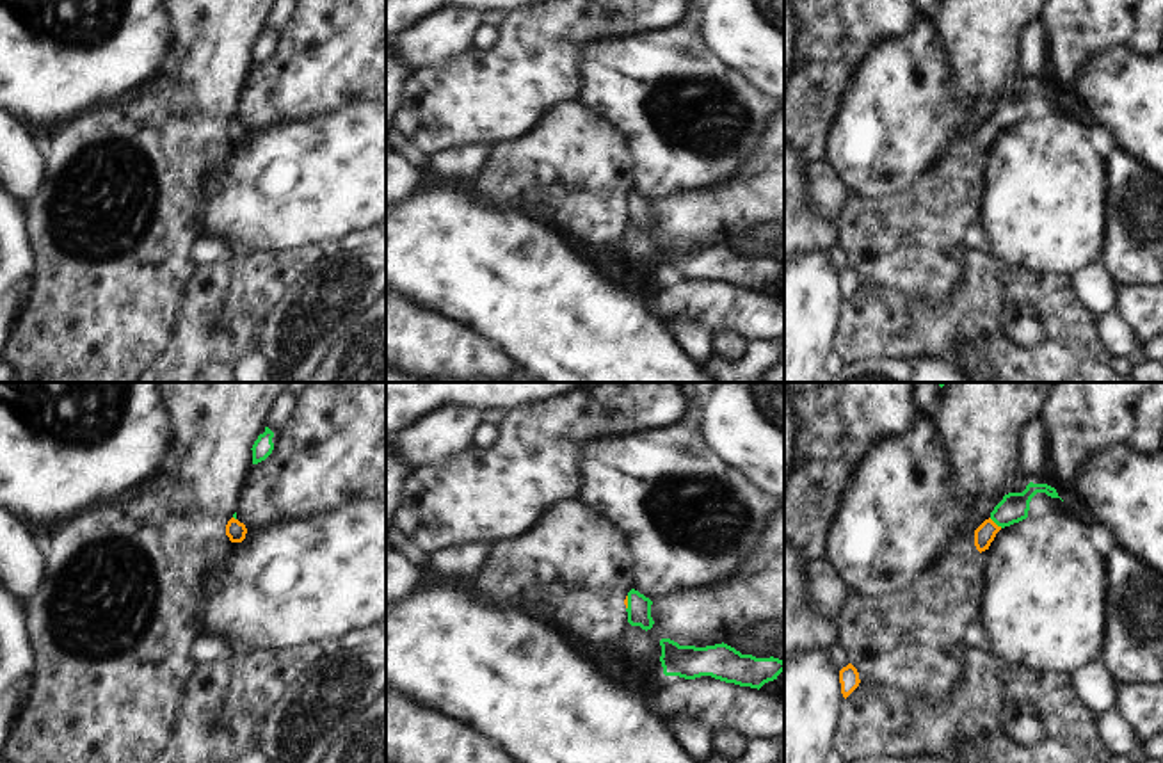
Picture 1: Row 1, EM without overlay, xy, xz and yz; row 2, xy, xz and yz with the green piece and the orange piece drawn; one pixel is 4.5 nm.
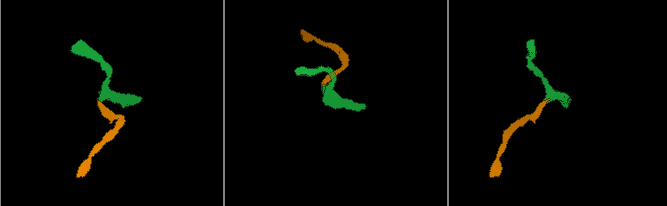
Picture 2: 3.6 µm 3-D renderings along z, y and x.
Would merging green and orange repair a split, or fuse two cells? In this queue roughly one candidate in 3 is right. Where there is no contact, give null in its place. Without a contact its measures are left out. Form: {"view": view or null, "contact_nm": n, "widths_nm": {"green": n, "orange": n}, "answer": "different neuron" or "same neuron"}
{"view": "yz", "contact_nm": 80, "widths_nm": {"green": 130, "orange": 90}, "answer": "same neuron"}

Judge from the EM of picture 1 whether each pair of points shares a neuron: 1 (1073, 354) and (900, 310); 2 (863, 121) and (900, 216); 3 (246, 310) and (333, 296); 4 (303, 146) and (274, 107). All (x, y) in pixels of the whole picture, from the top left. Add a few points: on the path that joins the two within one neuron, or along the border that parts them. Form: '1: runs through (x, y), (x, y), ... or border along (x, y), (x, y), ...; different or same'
1: runs through (1030, 358), (1010, 358), (973, 321), (943, 321); same
2: border along (925, 169), (904, 189), (882, 198), (852, 192); different
3: border along (301, 273), (269, 312), (258, 344); different
4: border along (324, 112), (313, 118), (281, 120), (248, 130); different

